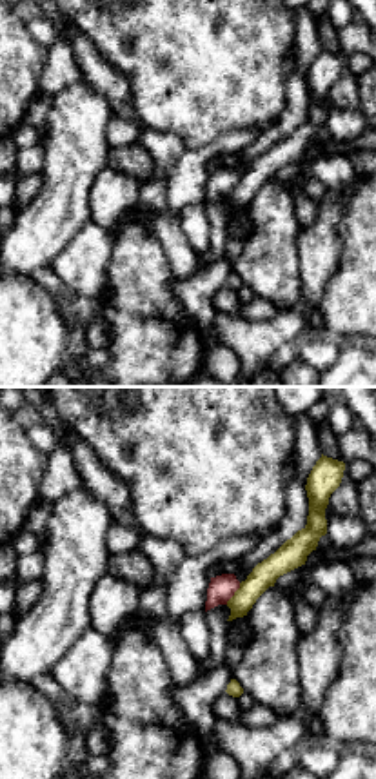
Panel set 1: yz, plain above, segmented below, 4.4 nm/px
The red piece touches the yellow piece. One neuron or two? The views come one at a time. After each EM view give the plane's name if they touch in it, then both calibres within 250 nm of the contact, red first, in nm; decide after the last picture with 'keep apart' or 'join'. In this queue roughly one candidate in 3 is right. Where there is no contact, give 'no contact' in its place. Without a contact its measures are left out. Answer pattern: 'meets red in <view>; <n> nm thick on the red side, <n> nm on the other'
meets red in yz; 110 nm thick on the red side, 110 nm on the other

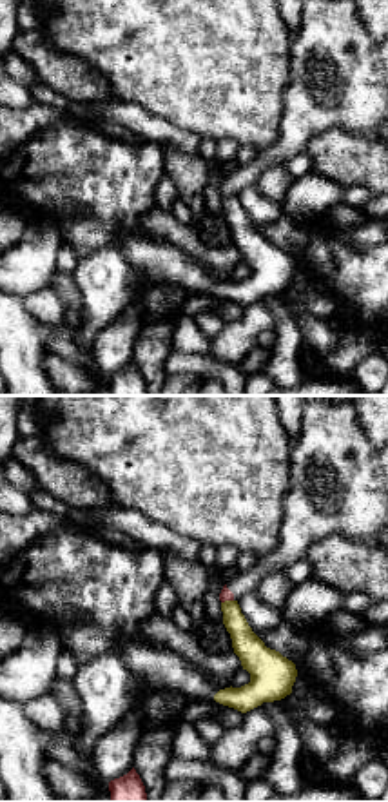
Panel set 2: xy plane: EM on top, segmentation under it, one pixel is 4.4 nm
meets red in xy; 50 nm thick on the red side, 130 nm on the other

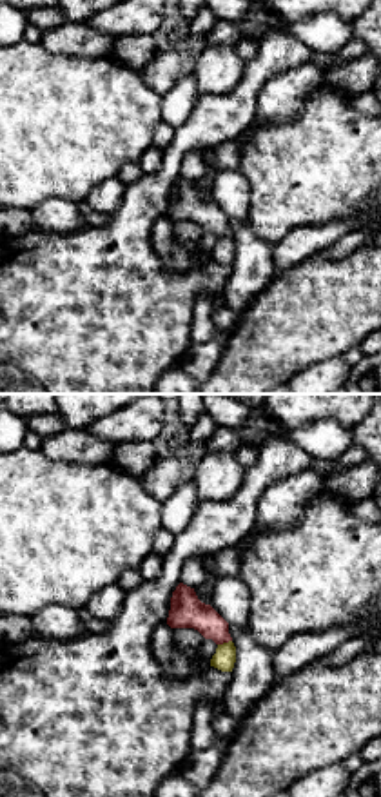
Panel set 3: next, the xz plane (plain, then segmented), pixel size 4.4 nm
meets red in xz; 150 nm thick on the red side, 100 nm on the other

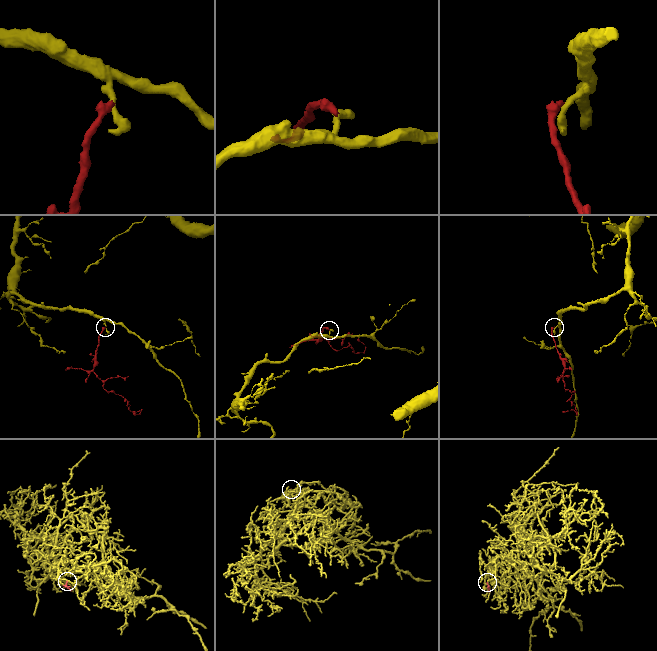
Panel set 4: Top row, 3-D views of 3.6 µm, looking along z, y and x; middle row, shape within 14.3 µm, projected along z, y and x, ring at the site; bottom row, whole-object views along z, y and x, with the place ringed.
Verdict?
keep apart

